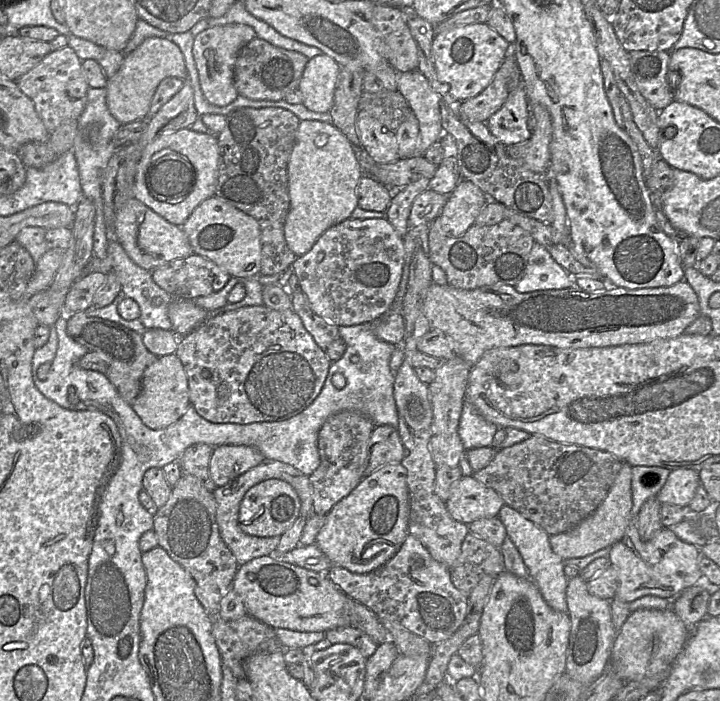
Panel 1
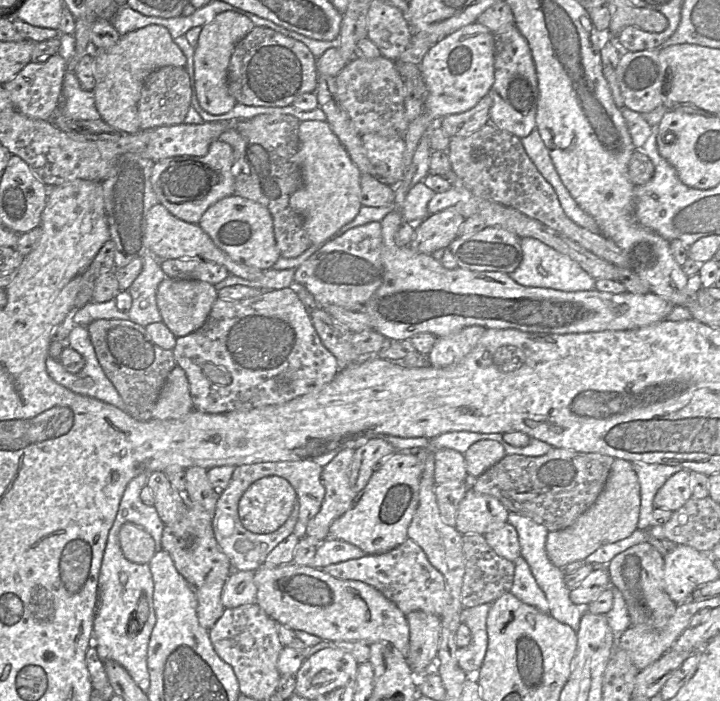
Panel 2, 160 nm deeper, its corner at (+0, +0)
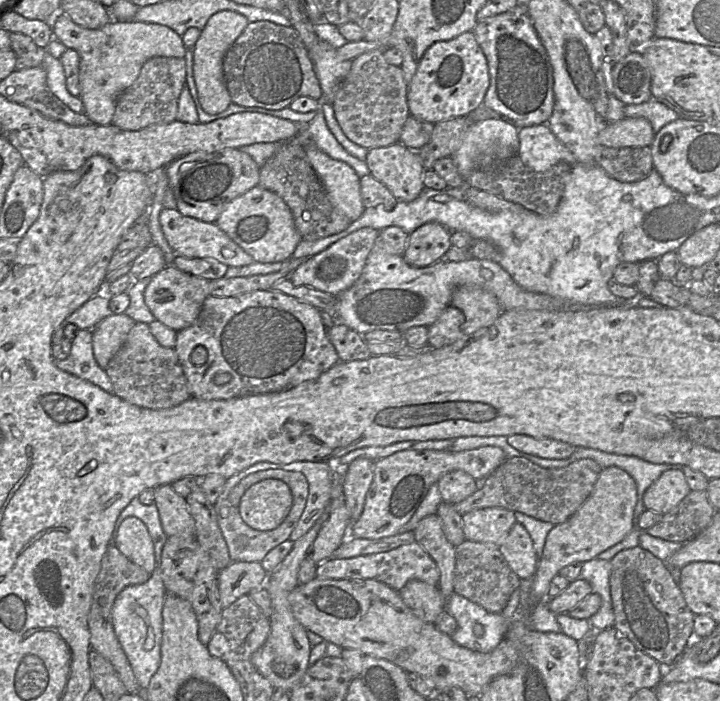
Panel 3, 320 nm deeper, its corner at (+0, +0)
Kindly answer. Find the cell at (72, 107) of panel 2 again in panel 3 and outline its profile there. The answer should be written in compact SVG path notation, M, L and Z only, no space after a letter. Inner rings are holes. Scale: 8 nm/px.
M45 54L41 66L47 73L48 89L76 113L84 113L80 97L73 96L67 89L64 67L60 59Z

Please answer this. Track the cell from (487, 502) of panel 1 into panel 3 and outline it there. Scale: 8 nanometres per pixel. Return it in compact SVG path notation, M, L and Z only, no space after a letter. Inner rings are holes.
M489 507L461 515L462 531L467 540L499 545L516 523L514 512Z

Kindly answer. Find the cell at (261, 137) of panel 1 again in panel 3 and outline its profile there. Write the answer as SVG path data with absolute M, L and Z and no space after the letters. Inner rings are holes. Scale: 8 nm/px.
M290 140L260 167L259 184L281 197L290 208L297 231L303 240L315 241L340 233L352 221L331 203L326 189L312 167L304 147Z

